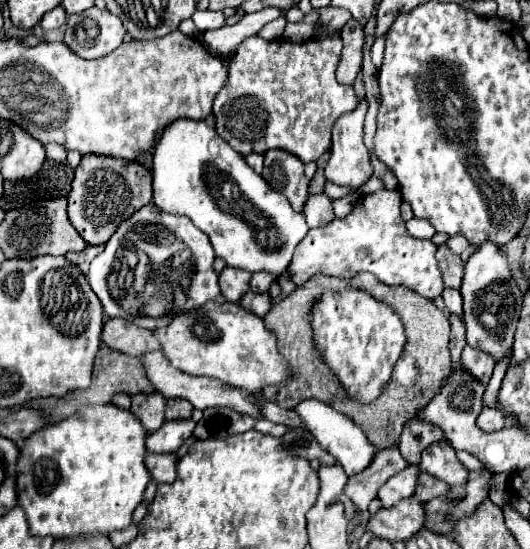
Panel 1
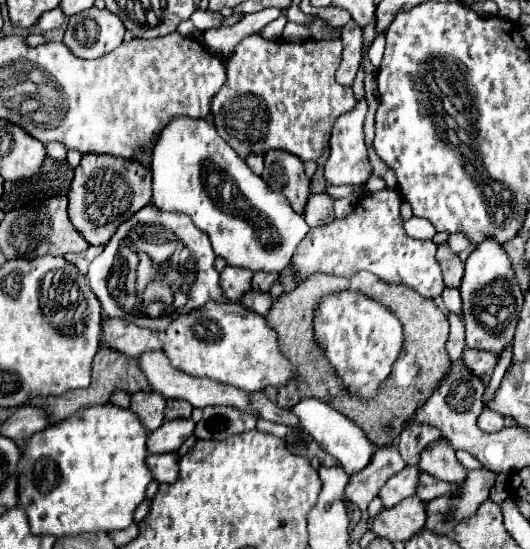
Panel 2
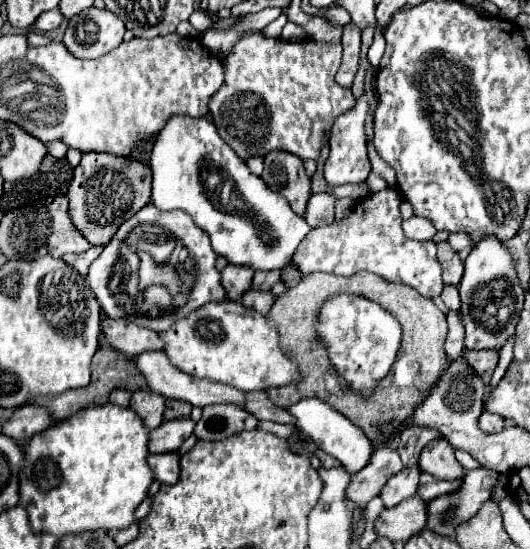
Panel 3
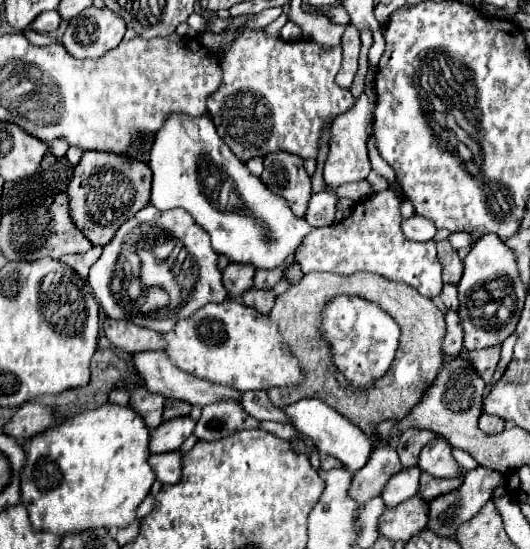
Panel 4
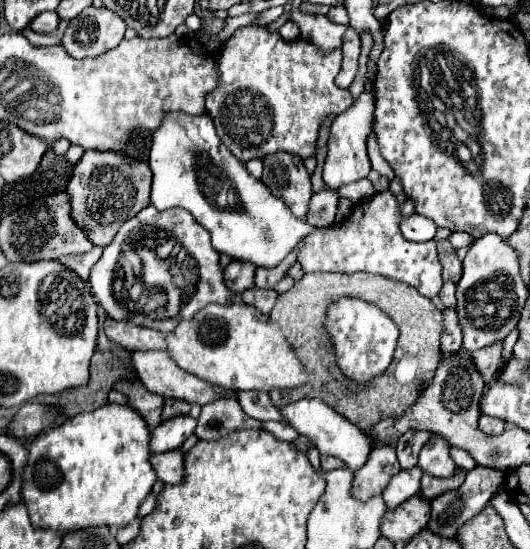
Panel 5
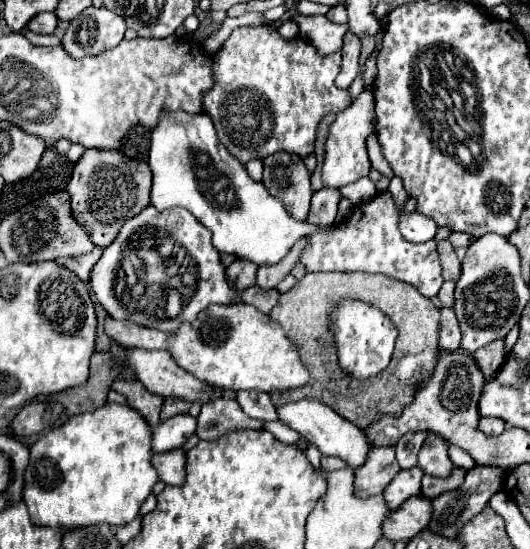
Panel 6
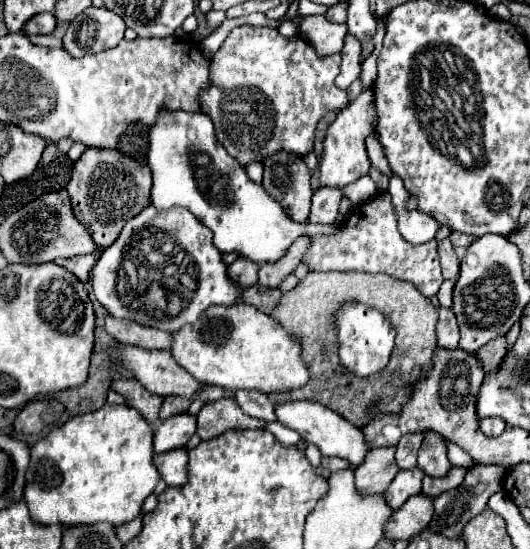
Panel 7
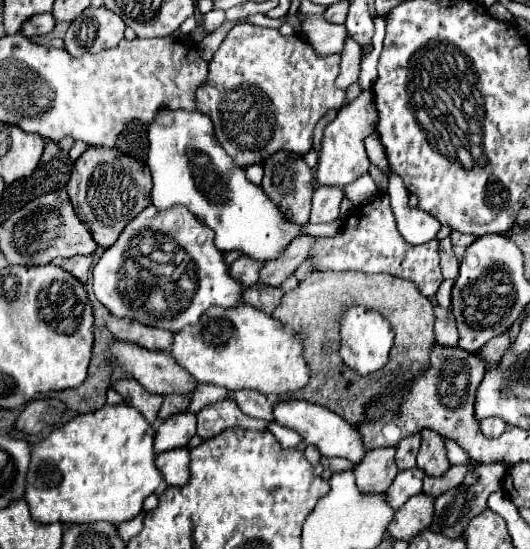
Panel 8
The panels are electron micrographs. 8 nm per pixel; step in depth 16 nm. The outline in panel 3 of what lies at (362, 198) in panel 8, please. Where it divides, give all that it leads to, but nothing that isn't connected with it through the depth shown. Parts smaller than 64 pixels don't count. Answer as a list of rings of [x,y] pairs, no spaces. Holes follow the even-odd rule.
[[[368,182],[348,184],[348,186],[336,186],[336,188],[328,188],[328,192],[336,194],[338,198],[354,198],[354,200],[360,200],[360,198],[366,198],[368,194],[372,194]]]

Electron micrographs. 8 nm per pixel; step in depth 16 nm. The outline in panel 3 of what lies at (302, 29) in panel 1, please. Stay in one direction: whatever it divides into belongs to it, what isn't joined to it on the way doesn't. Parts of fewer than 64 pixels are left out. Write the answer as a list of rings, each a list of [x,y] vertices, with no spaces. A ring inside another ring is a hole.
[[[288,22],[288,24],[284,26],[284,30],[282,30],[282,38],[284,38],[284,40],[302,40],[302,38],[304,38],[304,30],[302,30],[298,24]]]

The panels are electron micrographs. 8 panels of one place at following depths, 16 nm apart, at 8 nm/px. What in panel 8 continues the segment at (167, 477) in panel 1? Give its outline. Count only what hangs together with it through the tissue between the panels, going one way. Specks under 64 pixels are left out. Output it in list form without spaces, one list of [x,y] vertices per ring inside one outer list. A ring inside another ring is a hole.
[[[174,448],[156,456],[156,464],[170,486],[184,486],[188,482],[188,456],[188,448]]]

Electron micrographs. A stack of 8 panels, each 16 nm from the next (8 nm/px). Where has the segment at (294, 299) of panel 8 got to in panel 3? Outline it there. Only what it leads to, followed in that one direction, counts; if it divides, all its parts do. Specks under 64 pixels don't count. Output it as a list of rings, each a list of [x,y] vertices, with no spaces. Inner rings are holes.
[[[314,272],[304,276],[294,288],[284,292],[276,298],[276,304],[272,306],[272,312],[268,314],[268,320],[272,320],[282,336],[284,348],[290,352],[290,356],[296,358],[298,350],[298,366],[304,374],[304,380],[296,386],[284,386],[270,390],[270,398],[276,396],[276,406],[286,408],[288,404],[296,404],[302,398],[320,398],[334,406],[340,414],[344,414],[350,422],[360,426],[364,434],[374,442],[382,444],[386,438],[378,432],[378,426],[382,422],[392,422],[398,426],[408,414],[412,414],[412,408],[428,394],[432,388],[432,382],[438,380],[440,372],[444,370],[444,364],[448,364],[448,356],[444,352],[444,338],[446,338],[446,318],[444,312],[436,308],[436,304],[430,298],[420,296],[414,288],[406,284],[394,284],[388,280],[382,280],[376,274],[370,272],[356,272],[356,276],[336,276],[336,274],[324,274]],[[334,294],[358,294],[364,296],[382,308],[386,308],[402,326],[402,346],[398,350],[398,358],[392,364],[386,378],[382,378],[372,392],[372,396],[360,396],[354,392],[348,384],[344,384],[344,378],[338,374],[338,370],[328,360],[328,348],[324,348],[324,342],[320,340],[316,332],[316,320],[320,318],[320,310],[324,302]]]

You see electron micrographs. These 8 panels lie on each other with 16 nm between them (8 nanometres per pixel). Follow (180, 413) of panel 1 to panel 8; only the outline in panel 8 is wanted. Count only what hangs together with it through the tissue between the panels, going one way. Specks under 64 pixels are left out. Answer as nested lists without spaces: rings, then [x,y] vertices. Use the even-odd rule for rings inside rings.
[[[168,394],[164,398],[164,404],[160,408],[160,416],[158,416],[158,422],[166,420],[168,416],[172,414],[178,414],[178,412],[186,412],[190,406],[190,398],[188,396],[180,396],[180,394]]]

